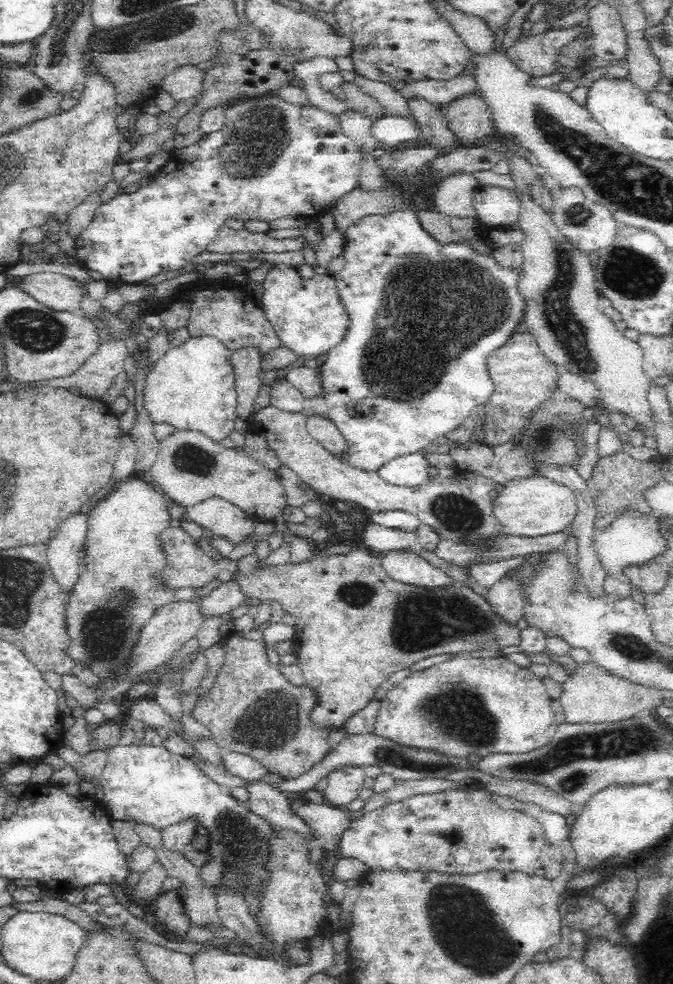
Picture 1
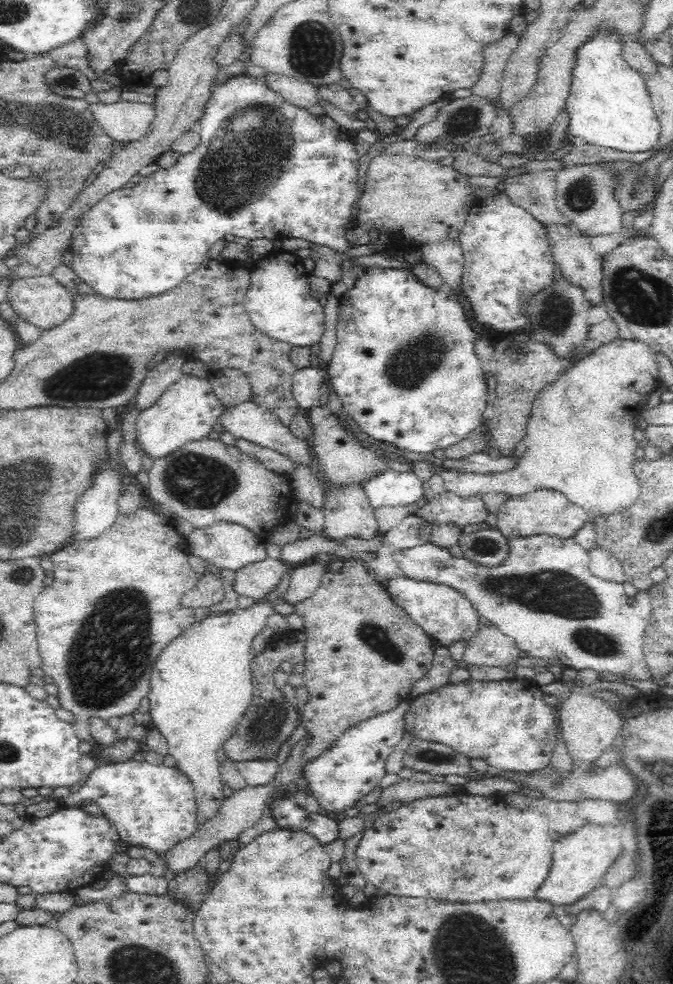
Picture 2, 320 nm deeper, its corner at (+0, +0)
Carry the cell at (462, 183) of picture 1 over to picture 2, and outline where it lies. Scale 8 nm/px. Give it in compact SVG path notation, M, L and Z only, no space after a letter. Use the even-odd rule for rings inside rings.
M459 239L426 242L420 250L422 250L422 257L436 267L444 277L445 284L458 291L463 271L462 245Z

